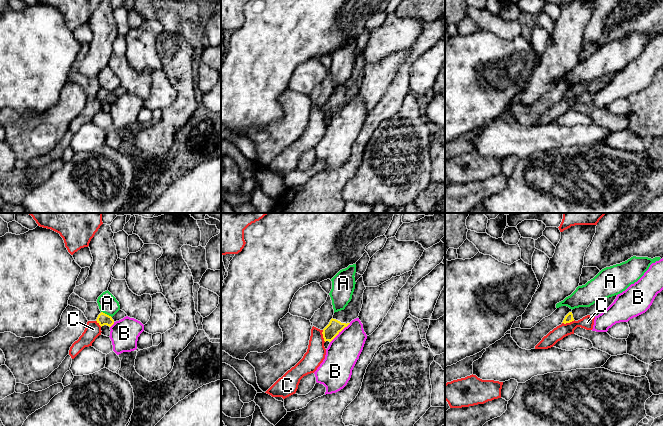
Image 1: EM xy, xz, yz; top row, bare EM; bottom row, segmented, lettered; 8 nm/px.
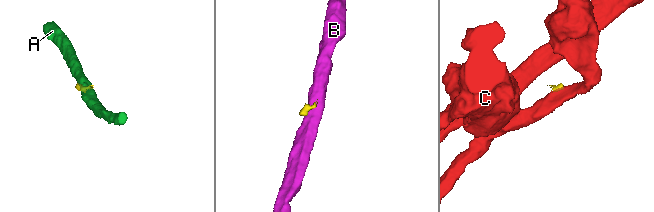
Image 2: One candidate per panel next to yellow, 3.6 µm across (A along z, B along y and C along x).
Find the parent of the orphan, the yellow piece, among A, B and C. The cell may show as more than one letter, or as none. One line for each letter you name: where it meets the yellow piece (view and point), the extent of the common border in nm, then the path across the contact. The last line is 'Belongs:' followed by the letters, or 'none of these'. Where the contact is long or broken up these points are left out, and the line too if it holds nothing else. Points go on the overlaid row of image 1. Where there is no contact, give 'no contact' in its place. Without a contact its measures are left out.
Belongs: none of these

